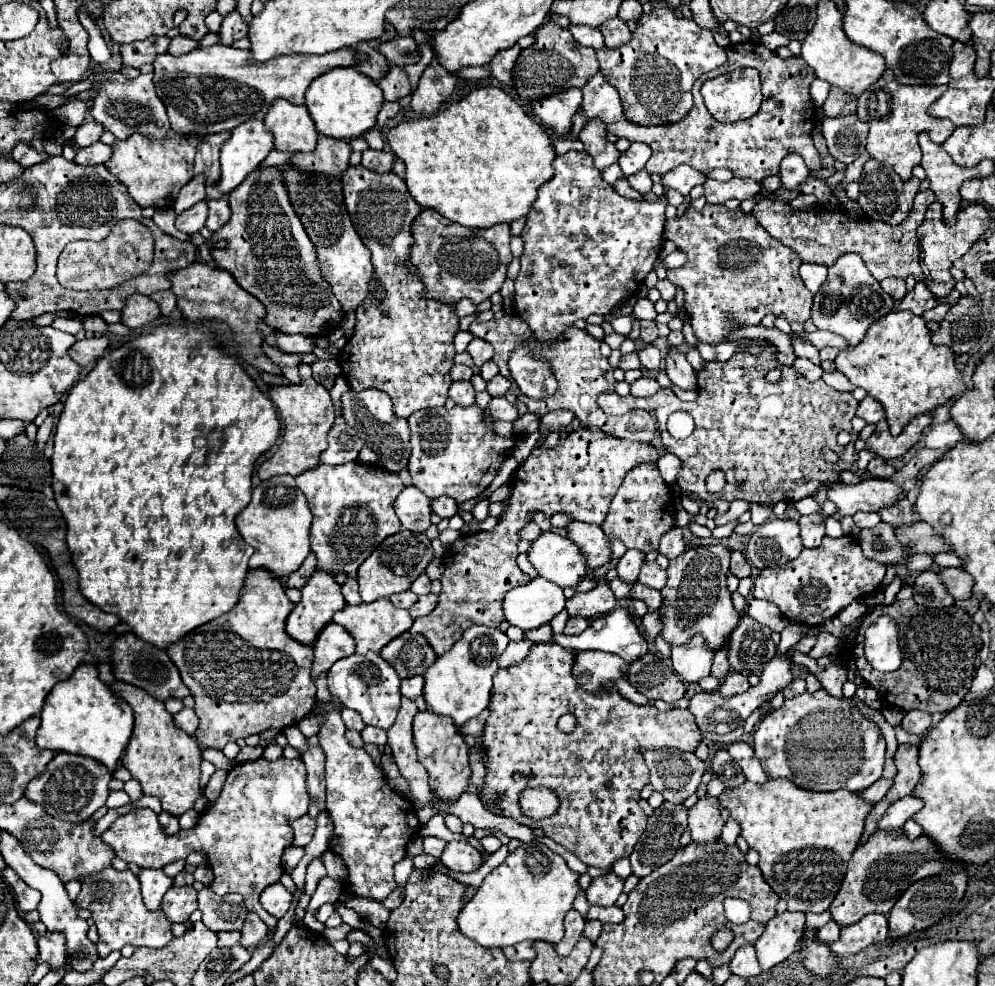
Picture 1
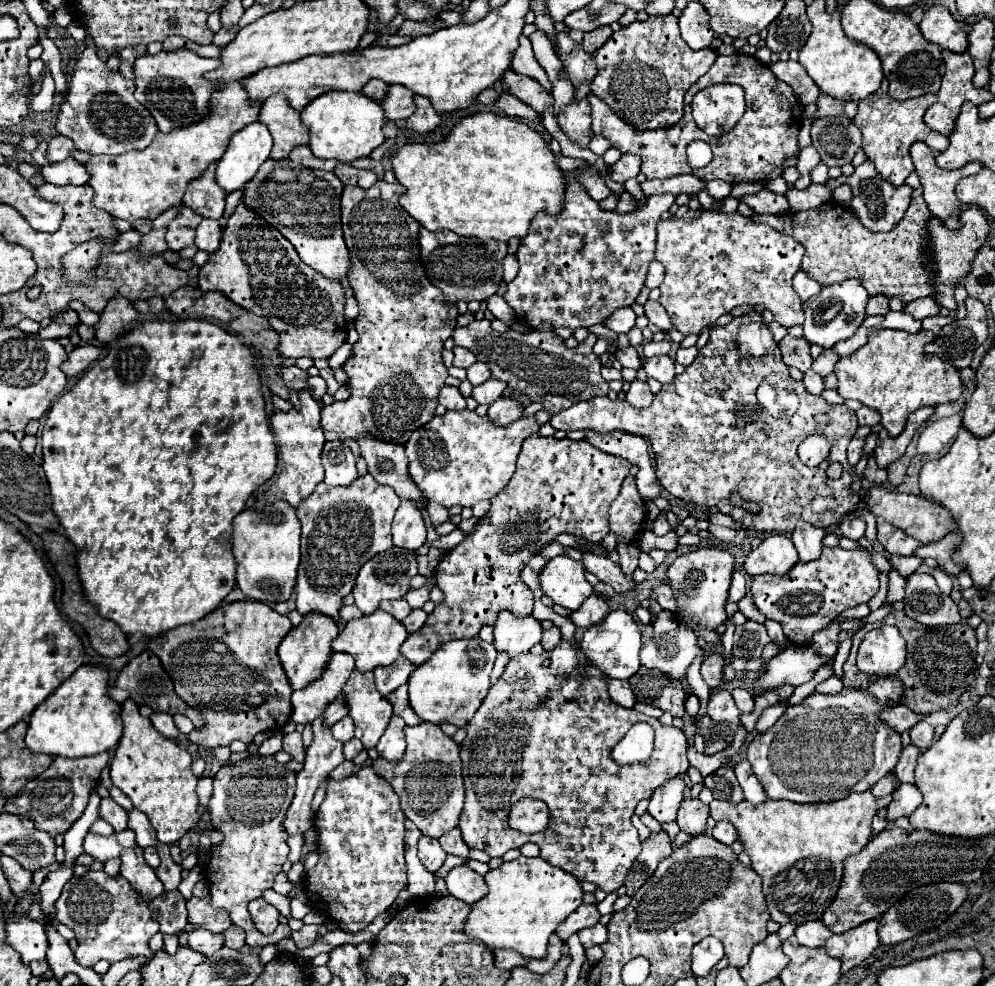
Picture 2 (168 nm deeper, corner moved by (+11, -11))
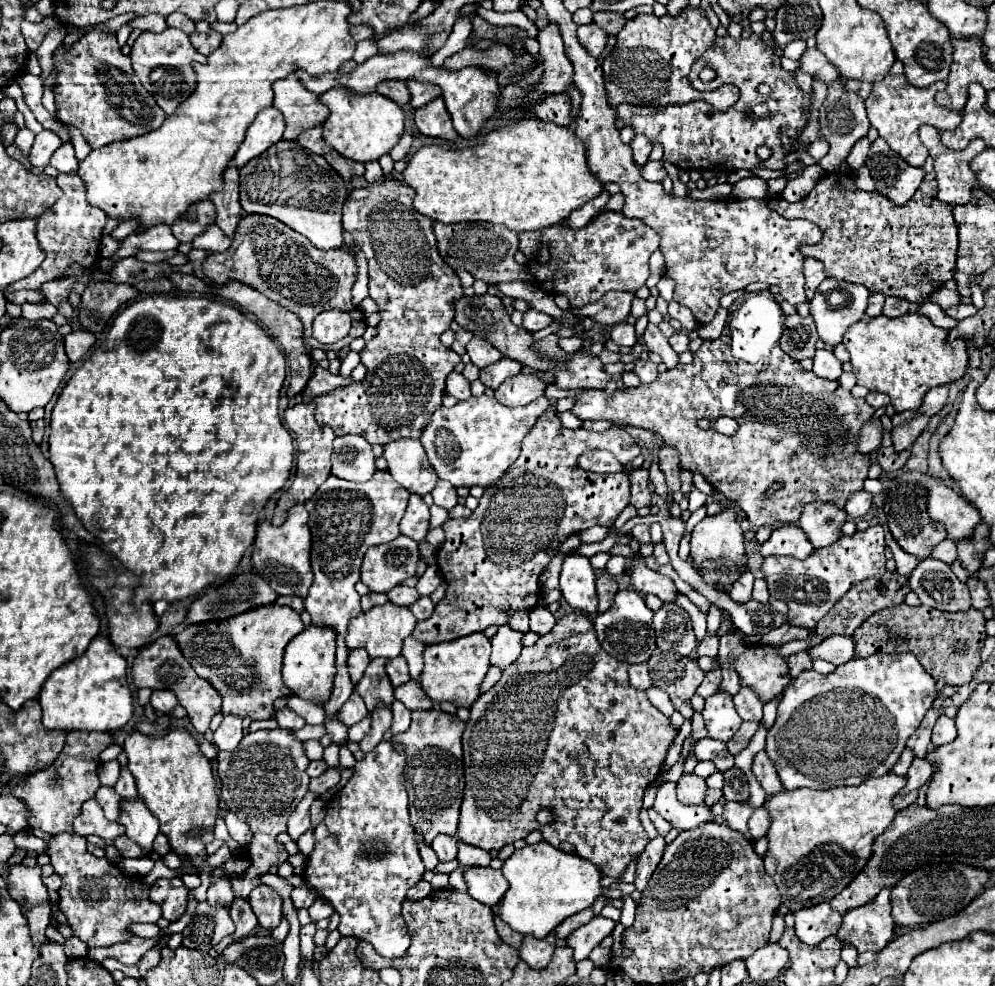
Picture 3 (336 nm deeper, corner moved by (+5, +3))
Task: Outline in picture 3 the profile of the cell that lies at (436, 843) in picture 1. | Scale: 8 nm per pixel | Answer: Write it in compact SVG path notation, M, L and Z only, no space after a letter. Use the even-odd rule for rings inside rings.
M437 836L431 844L431 848L435 850L439 862L447 862L447 860L455 860L457 858L457 840L453 836Z

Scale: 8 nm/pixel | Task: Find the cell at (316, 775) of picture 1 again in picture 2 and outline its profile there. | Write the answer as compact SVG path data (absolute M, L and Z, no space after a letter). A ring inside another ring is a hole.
M291 732L283 736L283 750L293 758L293 760L303 760L305 758L305 746L301 740L299 732Z

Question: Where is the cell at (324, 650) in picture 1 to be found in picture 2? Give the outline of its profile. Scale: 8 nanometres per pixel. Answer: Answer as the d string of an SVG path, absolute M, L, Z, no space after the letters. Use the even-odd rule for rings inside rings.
M331 652L321 678L309 682L303 690L293 692L291 720L297 724L307 724L319 718L325 706L335 700L335 692L343 688L343 680L347 680L353 668L355 660L351 660L351 656L347 656L345 652Z

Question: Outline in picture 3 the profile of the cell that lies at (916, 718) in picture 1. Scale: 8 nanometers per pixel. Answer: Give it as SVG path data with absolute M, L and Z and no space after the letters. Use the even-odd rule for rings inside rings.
M945 714L937 720L935 728L933 728L933 746L943 746L943 744L949 744L957 738L957 730L955 730L955 722L951 718L947 718Z

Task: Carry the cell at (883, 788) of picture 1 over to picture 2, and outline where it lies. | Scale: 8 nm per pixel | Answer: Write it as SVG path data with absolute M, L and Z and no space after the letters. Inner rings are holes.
M885 776L885 778L881 778L881 780L871 788L871 794L877 796L877 798L883 798L883 796L891 794L893 788L895 788L895 782L893 782L889 776Z

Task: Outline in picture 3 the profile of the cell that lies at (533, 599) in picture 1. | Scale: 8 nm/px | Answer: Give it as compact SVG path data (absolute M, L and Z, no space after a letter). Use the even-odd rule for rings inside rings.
M499 626L495 638L493 638L493 652L491 652L491 666L497 666L501 670L505 670L509 664L513 664L521 652L521 638L523 632L517 632L513 628Z

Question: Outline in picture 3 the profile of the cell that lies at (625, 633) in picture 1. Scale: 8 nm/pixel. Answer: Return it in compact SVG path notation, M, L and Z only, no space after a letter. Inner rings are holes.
M621 590L615 596L613 606L599 614L595 620L595 632L597 638L601 642L601 646L605 648L605 652L613 654L613 658L629 662L629 664L641 664L647 662L653 654L653 650L657 648L655 644L655 632L653 632L653 612L645 606L641 594L637 594L635 590Z

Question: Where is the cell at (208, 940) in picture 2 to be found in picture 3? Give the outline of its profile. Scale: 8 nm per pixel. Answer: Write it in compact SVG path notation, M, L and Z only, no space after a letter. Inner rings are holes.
M199 902L197 910L187 924L183 934L183 946L209 952L221 938L235 932L233 920L227 906L211 906L209 902Z

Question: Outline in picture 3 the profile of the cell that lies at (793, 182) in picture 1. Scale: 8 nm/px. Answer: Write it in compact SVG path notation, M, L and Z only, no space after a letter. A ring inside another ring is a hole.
M819 138L819 140L815 140L811 146L809 146L809 150L807 150L817 162L829 152L829 142L825 140L825 138Z

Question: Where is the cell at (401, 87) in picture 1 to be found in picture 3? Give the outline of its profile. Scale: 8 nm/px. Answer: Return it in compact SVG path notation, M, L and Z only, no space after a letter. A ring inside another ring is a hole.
M409 80L405 82L409 86L409 92L411 92L411 106L413 108L421 108L425 104L429 104L433 98L439 98L441 96L441 88L433 86L433 84L423 84L423 82L417 82L417 80Z

